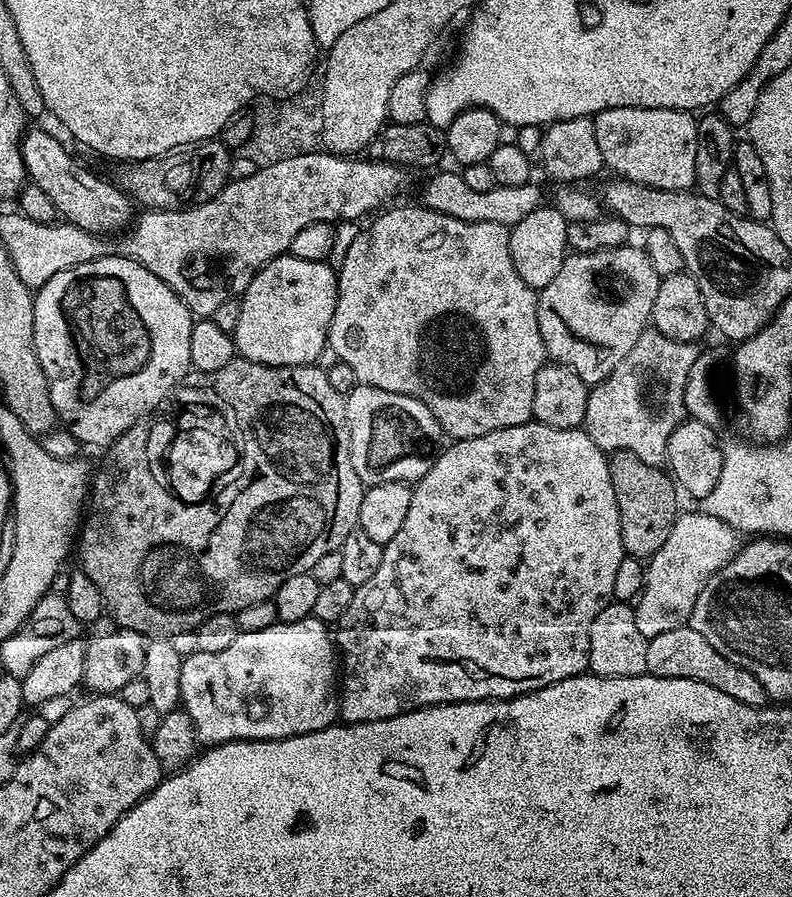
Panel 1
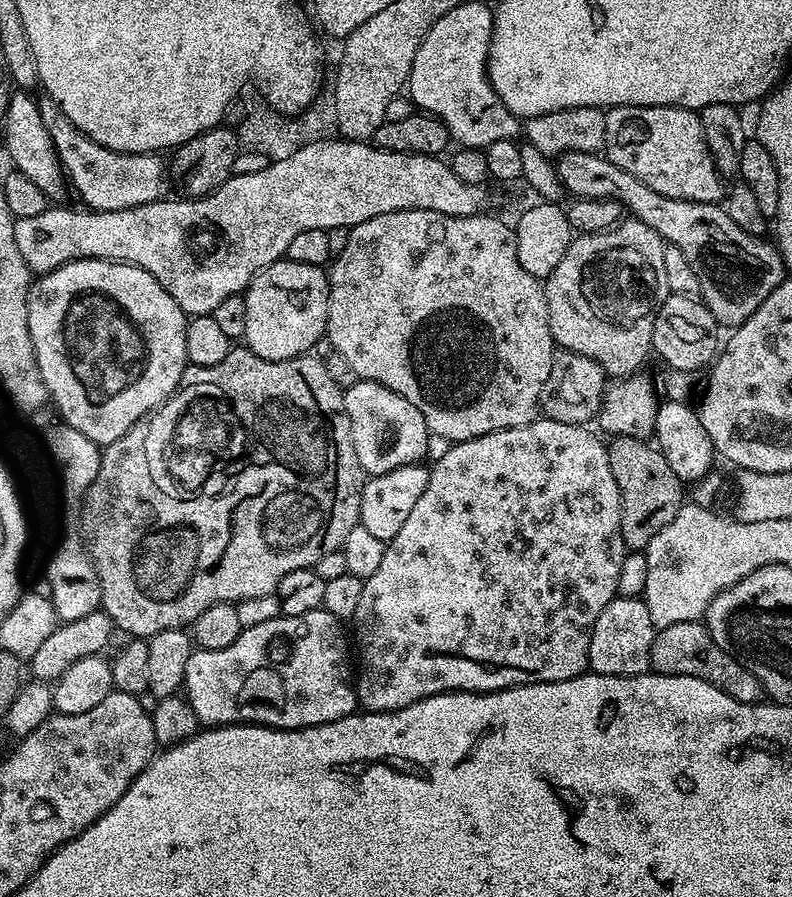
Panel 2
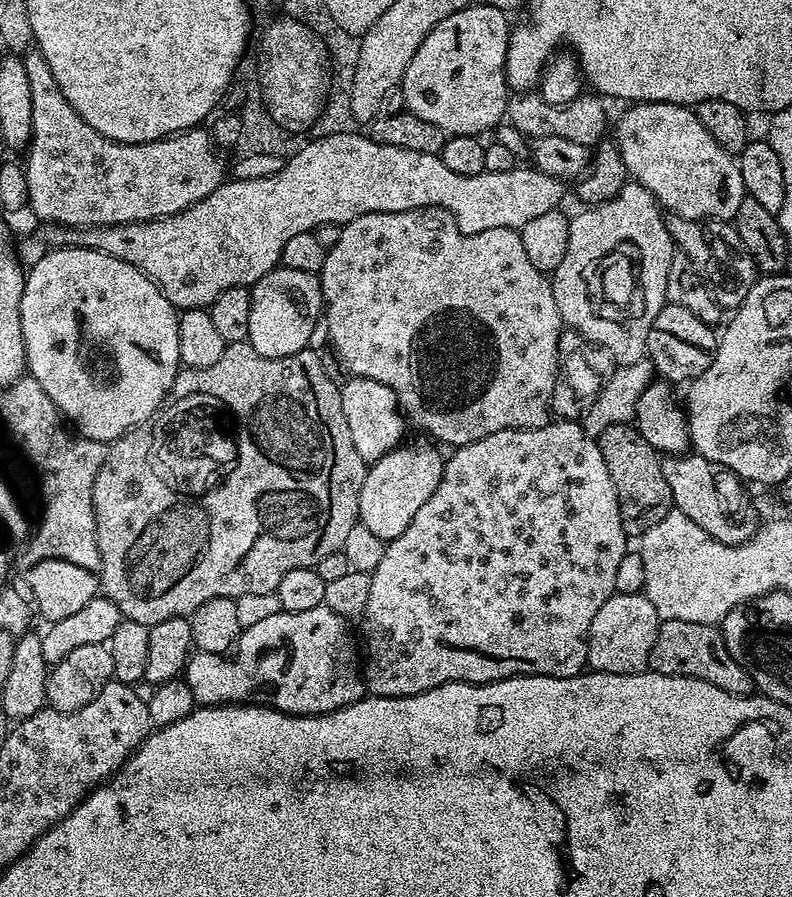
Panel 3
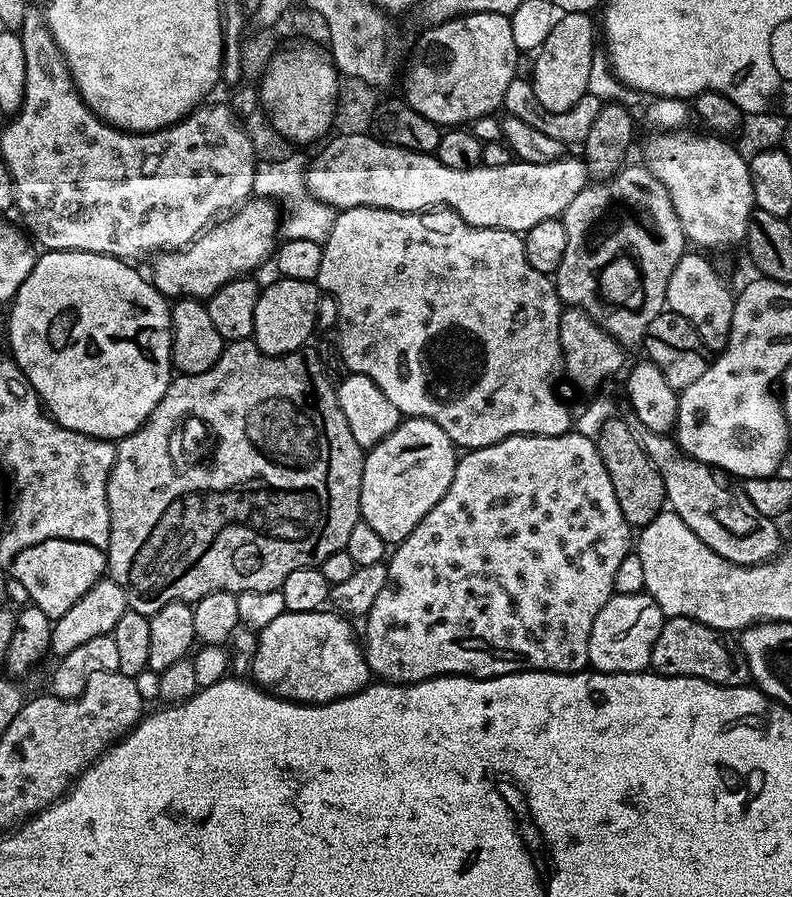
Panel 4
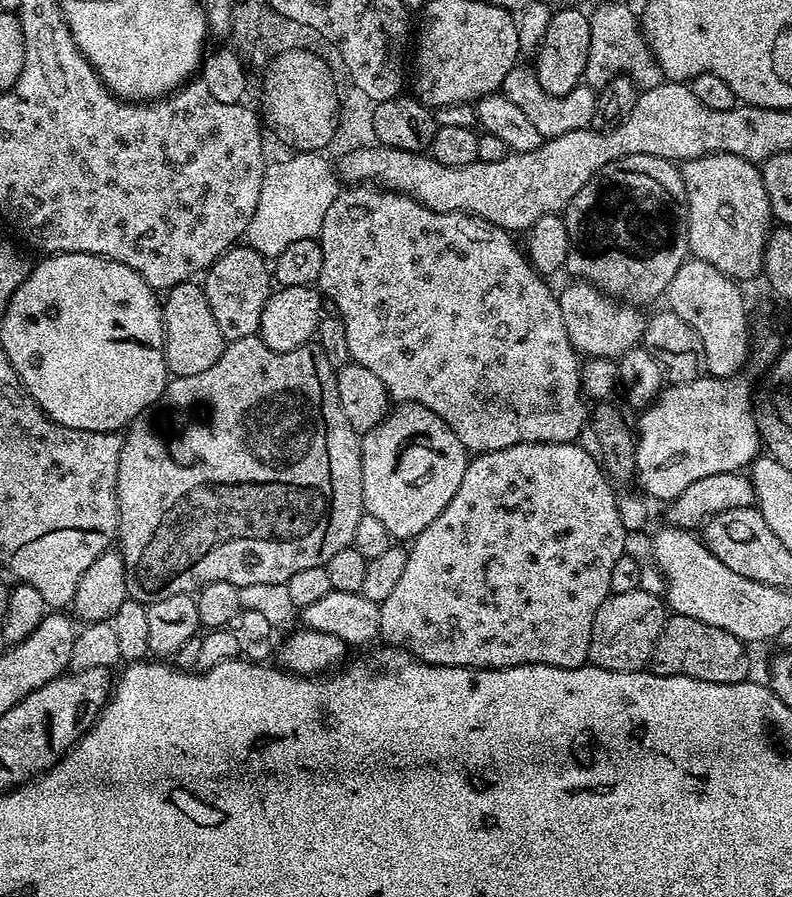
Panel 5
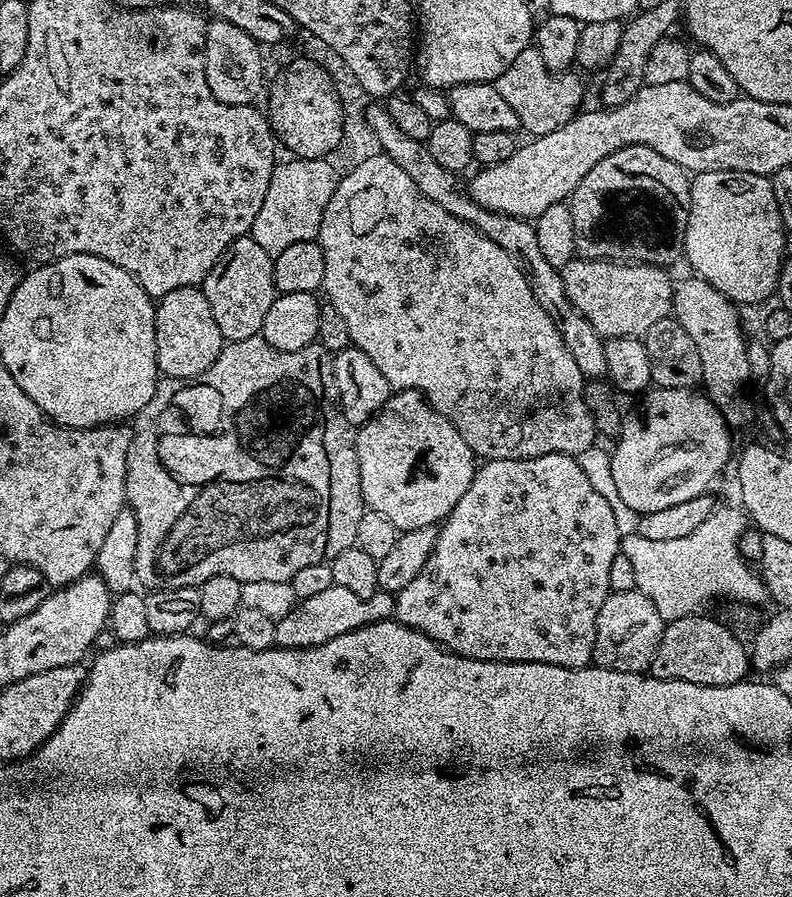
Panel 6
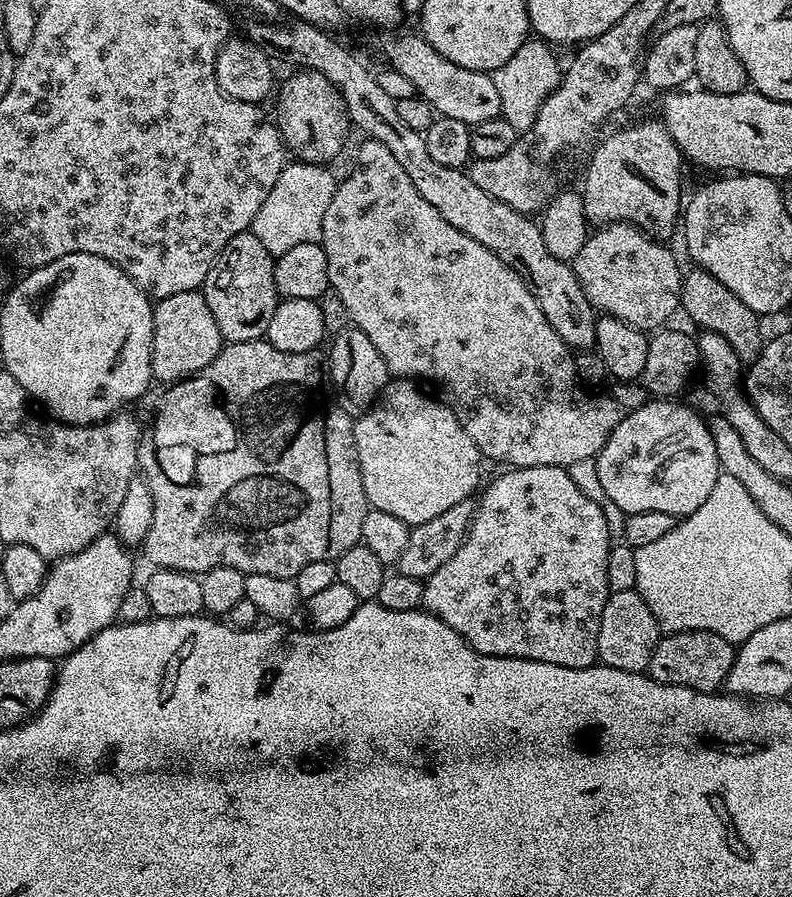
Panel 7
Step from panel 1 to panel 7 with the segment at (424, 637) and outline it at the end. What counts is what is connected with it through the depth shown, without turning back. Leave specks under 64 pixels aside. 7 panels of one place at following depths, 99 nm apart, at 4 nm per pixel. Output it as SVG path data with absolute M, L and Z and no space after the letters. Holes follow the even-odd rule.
M558 466L509 467L501 476L494 477L487 484L488 481L479 493L480 500L478 499L476 504L476 512L472 516L472 524L468 527L468 535L464 537L462 546L454 550L454 558L438 566L438 570L434 570L434 574L423 581L423 607L438 618L442 618L442 622L446 622L446 626L450 626L450 630L457 632L475 652L481 652L487 656L509 656L534 662L550 662L554 666L567 668L593 667L598 660L596 654L598 626L602 618L602 610L610 595L606 582L606 558L610 547L610 535L601 503L588 498L574 484L568 469Z

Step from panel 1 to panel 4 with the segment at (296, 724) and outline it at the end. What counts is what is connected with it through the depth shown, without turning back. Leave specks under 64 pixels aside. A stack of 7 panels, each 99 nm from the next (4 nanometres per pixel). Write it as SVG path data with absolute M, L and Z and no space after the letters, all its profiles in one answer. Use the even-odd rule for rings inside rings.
M335 610L318 612L283 612L270 622L270 626L259 629L256 637L256 652L250 657L251 679L265 692L292 700L296 704L329 704L352 696L367 688L370 683L368 663L364 657L358 632L351 628L349 621Z

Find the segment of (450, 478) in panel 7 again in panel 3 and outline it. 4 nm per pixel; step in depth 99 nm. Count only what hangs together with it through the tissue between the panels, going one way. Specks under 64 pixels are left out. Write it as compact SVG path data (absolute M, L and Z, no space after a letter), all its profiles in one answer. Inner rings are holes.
M409 439L400 443L382 458L371 461L364 473L358 498L359 523L365 524L386 542L398 538L398 534L414 522L414 514L418 514L418 509L429 500L430 494L438 490L438 482L442 482L445 457L440 456L441 449L431 439L420 439L424 440Z

